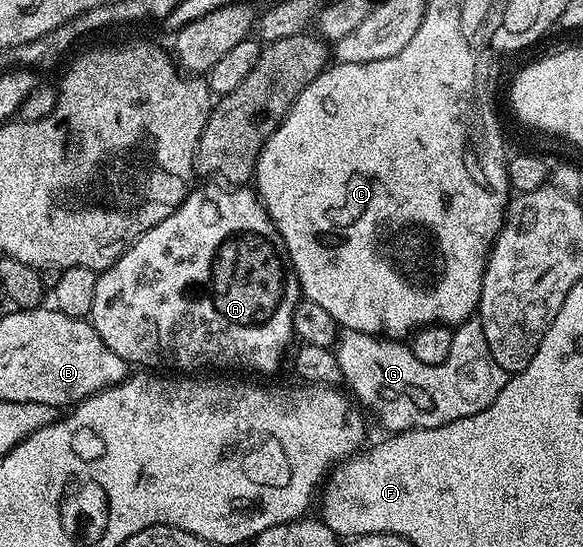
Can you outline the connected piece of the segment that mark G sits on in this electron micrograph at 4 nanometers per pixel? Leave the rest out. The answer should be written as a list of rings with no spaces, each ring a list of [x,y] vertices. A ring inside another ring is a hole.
[[[471,318],[453,329],[451,352],[442,365],[425,365],[407,345],[405,348],[402,344],[405,343],[398,338],[383,338],[378,334],[349,330],[341,333],[336,344],[338,365],[345,387],[359,405],[367,404],[374,411],[375,418],[390,434],[409,432],[412,428],[435,428],[441,424],[451,424],[465,416],[475,416],[494,401],[508,379],[507,372],[492,358],[488,350],[488,338],[484,338],[482,322],[477,318]]]

